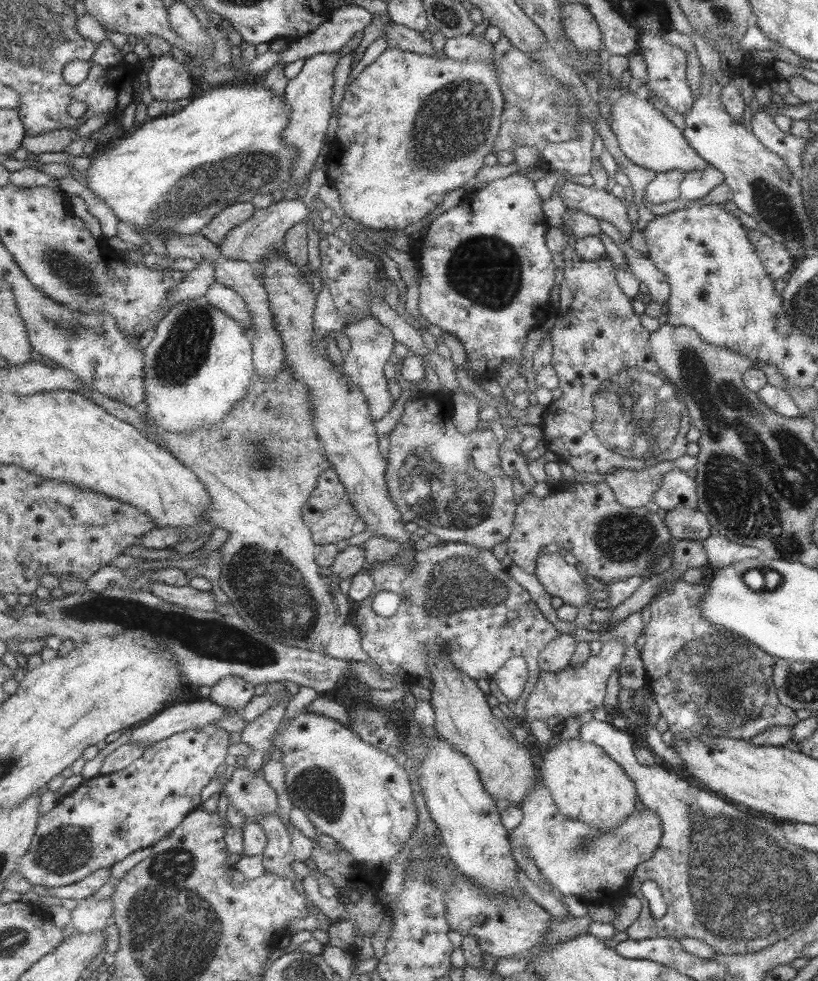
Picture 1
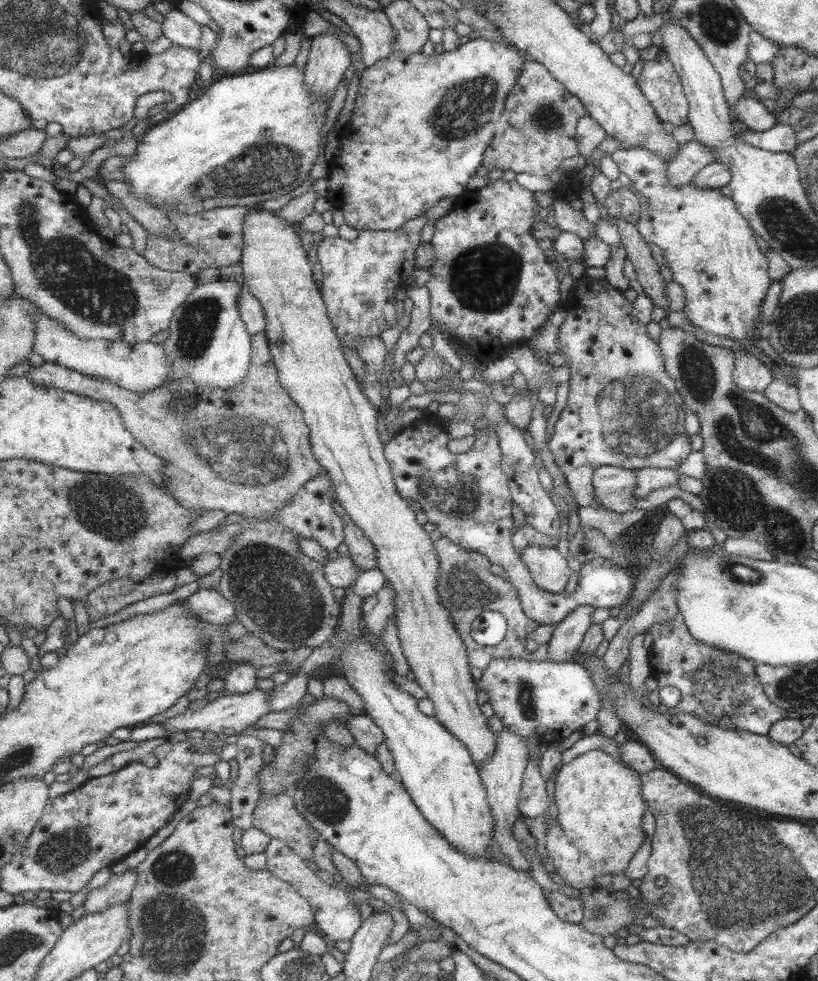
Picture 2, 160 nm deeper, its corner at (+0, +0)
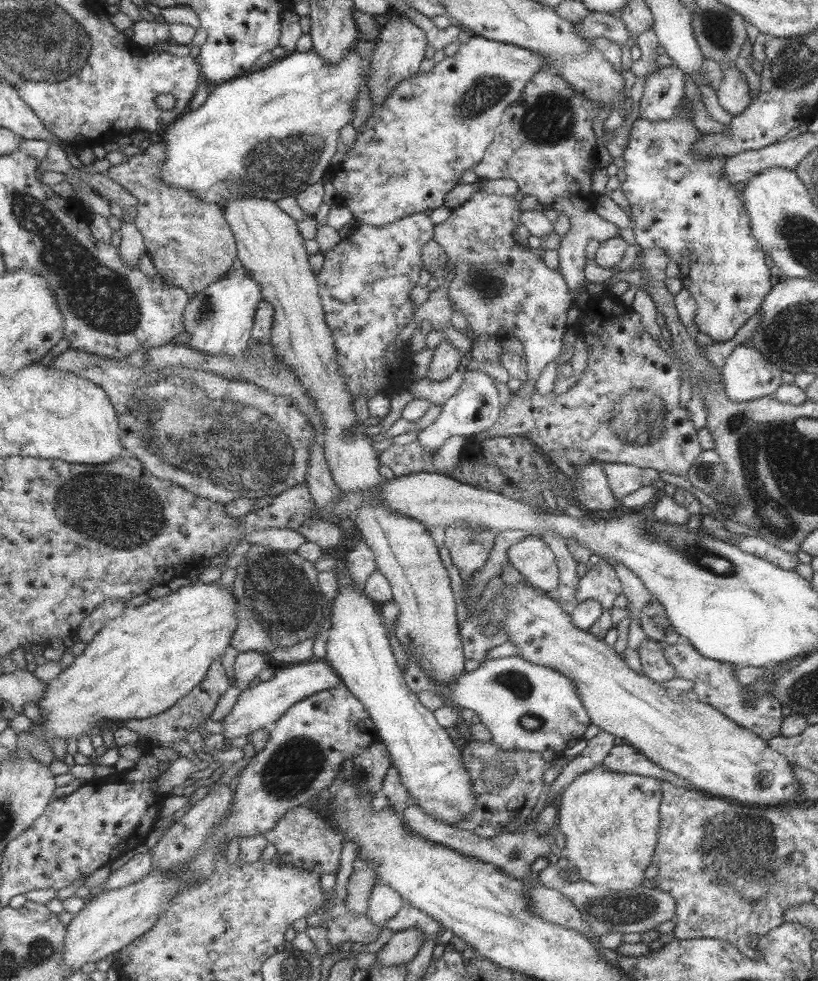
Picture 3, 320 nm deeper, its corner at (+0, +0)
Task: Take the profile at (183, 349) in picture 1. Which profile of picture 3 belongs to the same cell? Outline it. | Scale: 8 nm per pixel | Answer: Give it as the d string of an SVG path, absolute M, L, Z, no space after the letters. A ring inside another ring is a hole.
M244 266L240 269L233 269L224 279L212 284L207 290L200 292L190 300L184 318L186 332L190 334L190 340L187 345L210 355L241 356L246 351L246 348L253 343L252 334L255 317L259 310L259 305L264 301L261 283L255 280Z

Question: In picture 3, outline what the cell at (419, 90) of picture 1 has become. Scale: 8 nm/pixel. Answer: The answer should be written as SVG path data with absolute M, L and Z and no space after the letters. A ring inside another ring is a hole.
M471 36L466 43L460 44L459 50L454 55L445 57L442 61L439 61L428 73L418 72L415 76L407 80L402 80L391 91L391 95L383 101L383 104L373 106L370 117L357 131L355 143L349 146L345 159L339 164L339 169L337 169L334 178L331 180L337 189L337 194L341 194L341 198L345 200L346 207L353 211L356 218L355 225L370 224L381 226L387 223L394 223L403 216L423 212L427 208L439 208L443 204L443 196L445 196L443 192L449 192L457 184L457 176L461 174L461 170L467 170L467 168L477 165L482 160L481 154L486 152L486 148L493 142L494 128L500 123L503 111L519 99L519 96L522 95L523 88L534 78L534 74L546 69L551 70L546 65L546 58L538 52L531 52L518 45L487 40L485 37Z

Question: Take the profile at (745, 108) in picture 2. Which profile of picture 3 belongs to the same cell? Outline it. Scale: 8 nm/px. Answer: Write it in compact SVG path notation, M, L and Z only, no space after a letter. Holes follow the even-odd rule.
M733 61L720 62L719 65L723 77L715 96L721 108L734 117L751 104L752 98L748 96L748 85L743 73L735 68Z

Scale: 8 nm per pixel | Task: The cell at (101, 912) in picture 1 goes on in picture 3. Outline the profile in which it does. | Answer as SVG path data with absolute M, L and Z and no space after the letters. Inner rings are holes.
M148 850L146 853L137 853L121 868L112 872L108 881L103 885L103 891L131 886L143 880L150 872L154 871L154 852Z

